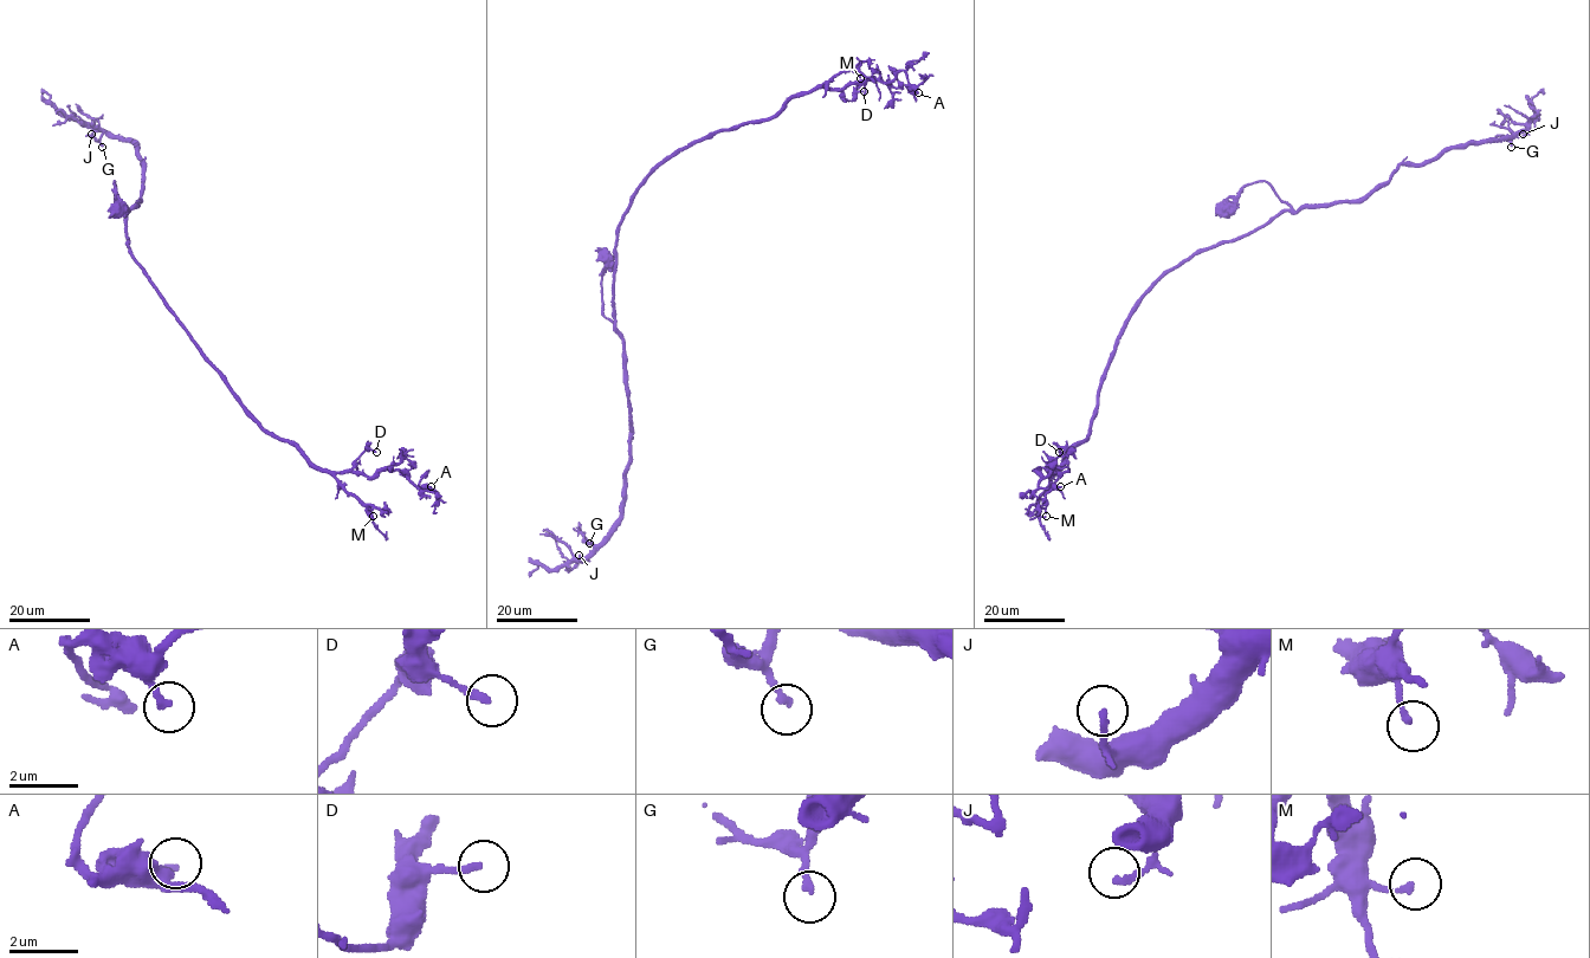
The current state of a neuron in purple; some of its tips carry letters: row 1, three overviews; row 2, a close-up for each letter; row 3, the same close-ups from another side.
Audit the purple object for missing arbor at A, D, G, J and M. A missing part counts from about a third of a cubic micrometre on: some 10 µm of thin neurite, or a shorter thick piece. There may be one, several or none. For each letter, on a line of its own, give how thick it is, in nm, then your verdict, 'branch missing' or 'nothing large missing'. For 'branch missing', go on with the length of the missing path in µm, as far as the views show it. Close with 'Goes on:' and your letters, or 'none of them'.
A: 190 nm thick; nothing large missing
D: 220 nm thick; nothing large missing
G: 190 nm thick; nothing large missing
J: 180 nm thick; nothing large missing
M: 160 nm thick; nothing large missing
Goes on: none of them

